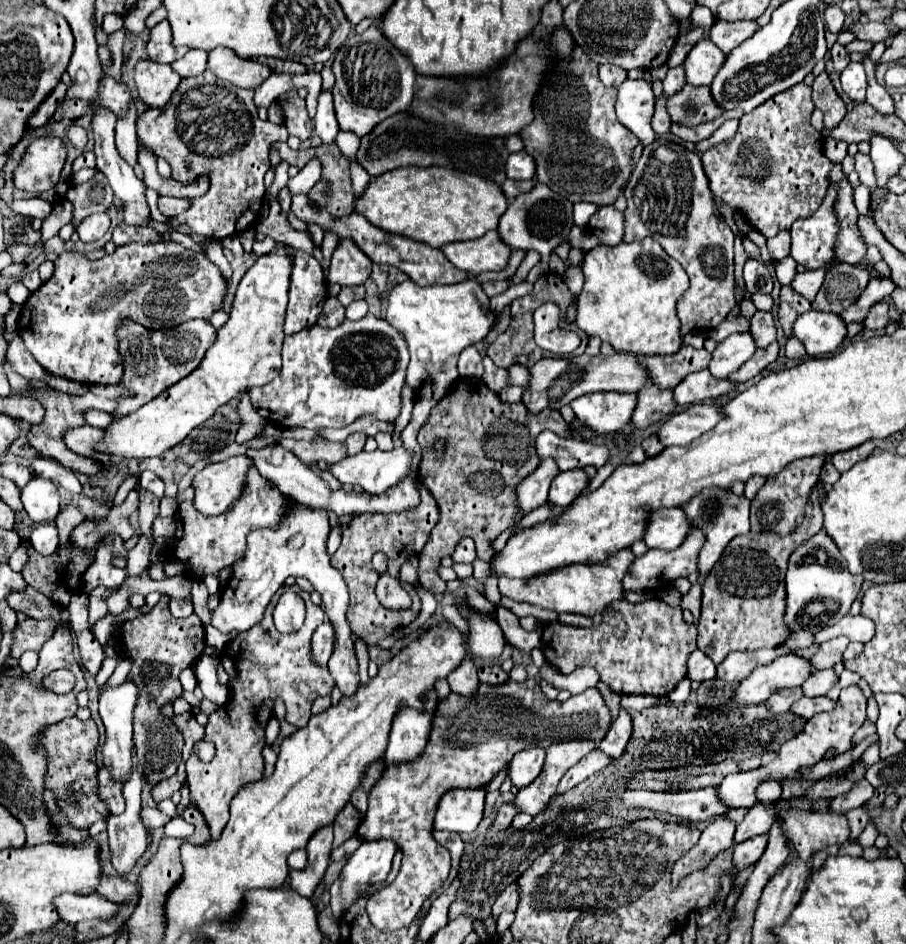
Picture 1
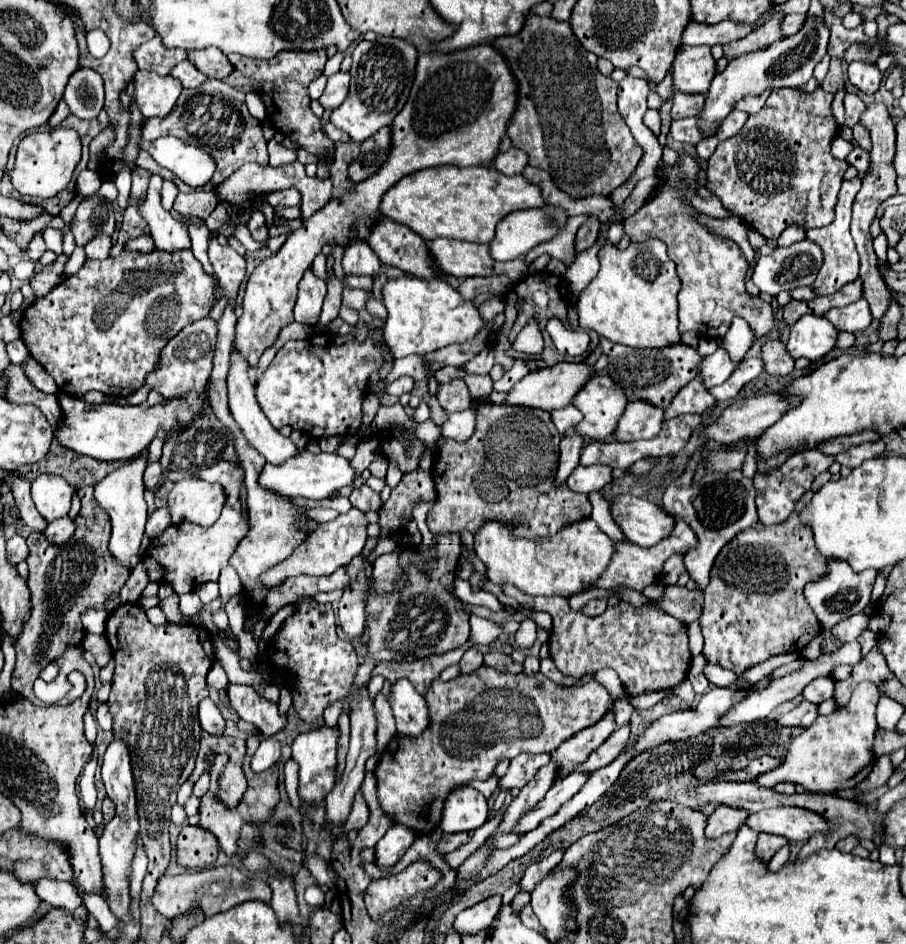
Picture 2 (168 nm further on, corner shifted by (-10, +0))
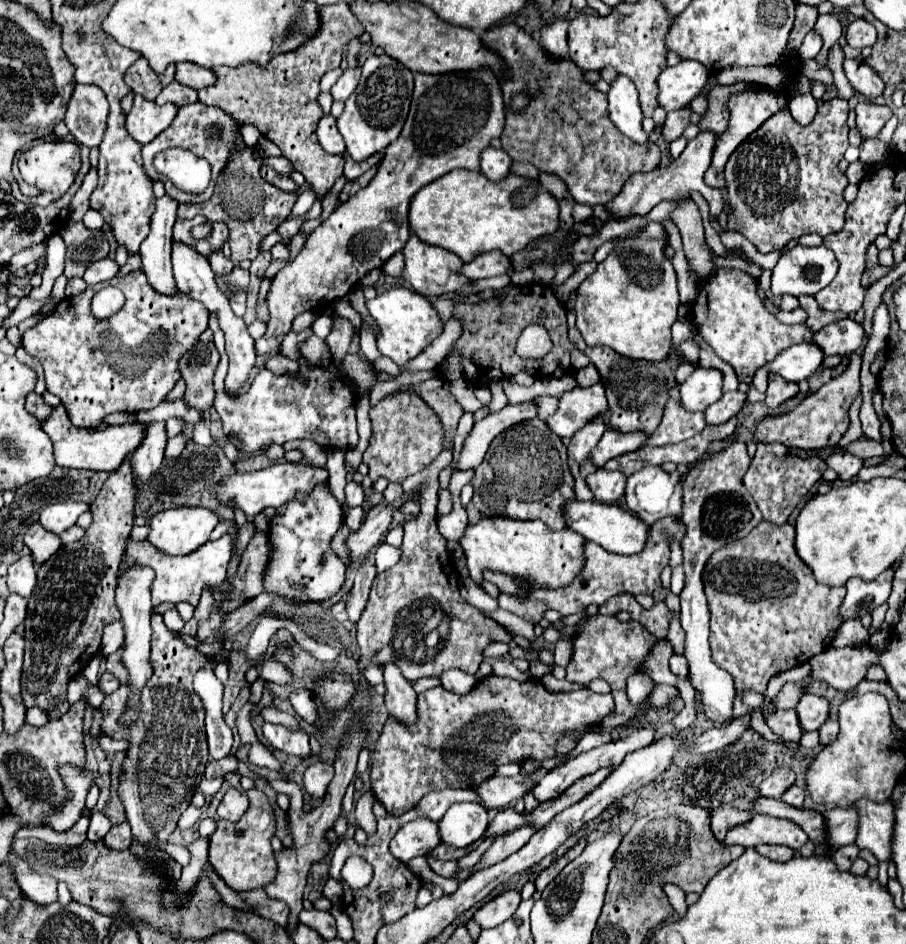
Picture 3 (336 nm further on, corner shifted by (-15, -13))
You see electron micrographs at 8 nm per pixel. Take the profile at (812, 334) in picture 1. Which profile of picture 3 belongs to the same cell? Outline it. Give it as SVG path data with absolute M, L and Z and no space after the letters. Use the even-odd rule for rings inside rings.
M802 342L780 352L780 356L776 356L770 362L768 372L780 374L784 380L802 382L808 380L822 366L822 362L824 362L822 348L814 342Z

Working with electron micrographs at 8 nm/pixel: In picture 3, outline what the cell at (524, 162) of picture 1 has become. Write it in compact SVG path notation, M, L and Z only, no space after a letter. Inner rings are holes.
M490 146L480 156L480 170L492 182L504 180L510 174L510 168L512 168L512 158L504 150L496 150Z

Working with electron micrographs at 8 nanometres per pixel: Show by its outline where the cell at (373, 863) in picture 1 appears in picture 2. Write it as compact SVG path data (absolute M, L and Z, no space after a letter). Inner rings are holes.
M393 825L385 835L383 839L375 845L375 857L377 857L377 867L381 869L389 869L393 867L403 855L405 851L413 845L417 837L417 831L409 829L409 827L403 827L403 825Z

